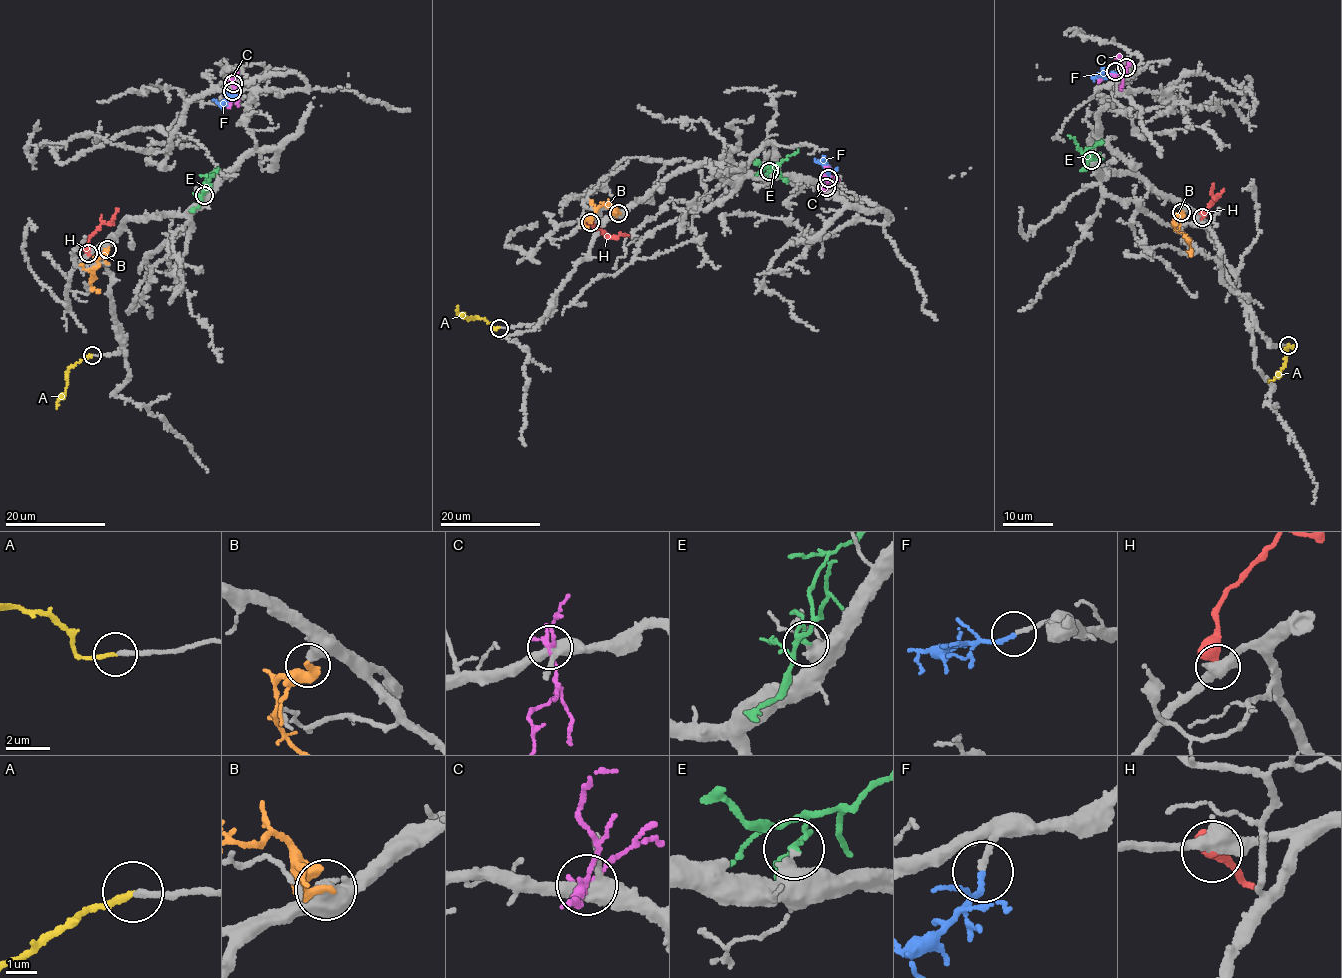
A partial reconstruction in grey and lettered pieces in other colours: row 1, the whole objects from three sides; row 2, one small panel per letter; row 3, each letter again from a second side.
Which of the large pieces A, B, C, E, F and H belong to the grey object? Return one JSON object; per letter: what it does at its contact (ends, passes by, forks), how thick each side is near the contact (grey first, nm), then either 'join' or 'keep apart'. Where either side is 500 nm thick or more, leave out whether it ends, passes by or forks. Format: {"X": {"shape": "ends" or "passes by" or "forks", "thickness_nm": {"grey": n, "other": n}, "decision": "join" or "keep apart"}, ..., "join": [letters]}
{"A": {"shape": "ends", "thickness_nm": {"grey": 200, "other": 190}, "decision": "join"}, "B": {"thickness_nm": {"grey": 500, "other": 360}, "decision": "keep apart"}, "C": {"shape": "passes by", "thickness_nm": {"grey": 400, "other": 190}, "decision": "keep apart"}, "E": {"shape": "passes by", "thickness_nm": {"grey": 380, "other": 100}, "decision": "keep apart"}, "F": {"shape": "ends", "thickness_nm": {"grey": 180, "other": 180}, "decision": "join"}, "H": {"thickness_nm": {"grey": 500, "other": 440}, "decision": "keep apart"}, "join": ["A", "F"]}

